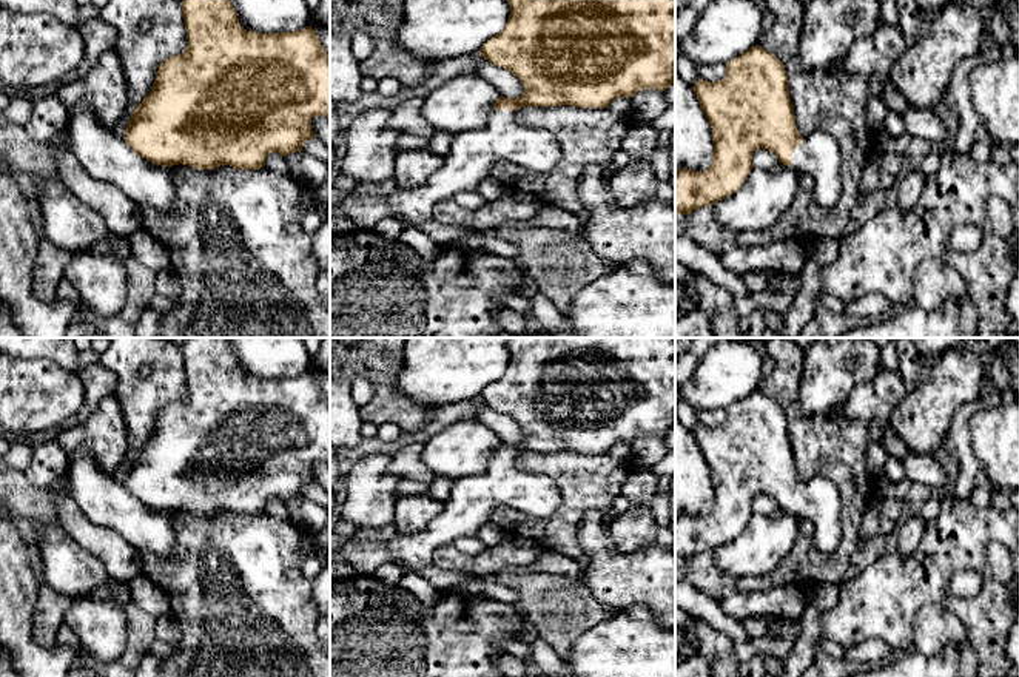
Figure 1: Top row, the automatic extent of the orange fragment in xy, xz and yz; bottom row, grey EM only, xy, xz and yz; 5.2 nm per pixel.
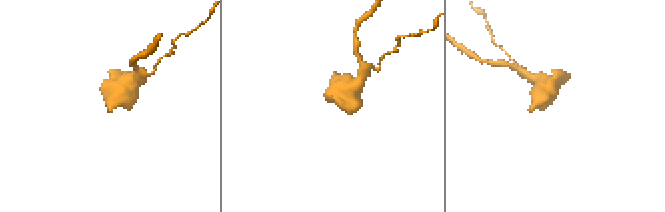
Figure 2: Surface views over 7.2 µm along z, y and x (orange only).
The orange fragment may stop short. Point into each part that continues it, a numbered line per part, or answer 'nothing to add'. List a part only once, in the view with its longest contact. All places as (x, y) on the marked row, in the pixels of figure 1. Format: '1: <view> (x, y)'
1: yz (819, 154)

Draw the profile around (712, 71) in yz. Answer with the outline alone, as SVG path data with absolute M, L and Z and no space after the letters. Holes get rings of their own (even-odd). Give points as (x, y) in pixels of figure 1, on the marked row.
M708 63L708 65L697 65L697 71L700 79L708 82L721 80L726 74L725 63Z

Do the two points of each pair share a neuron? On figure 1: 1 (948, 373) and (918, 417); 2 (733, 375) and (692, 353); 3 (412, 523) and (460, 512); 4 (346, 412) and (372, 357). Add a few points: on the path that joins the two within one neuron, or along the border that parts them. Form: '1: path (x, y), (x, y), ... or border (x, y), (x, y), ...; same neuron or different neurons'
1: path (947, 384), (928, 406); same neuron
2: border (705, 353), (691, 375); different neurons
3: border (444, 503), (423, 529), (400, 532); different neurons
4: border (358, 407), (363, 421); different neurons

